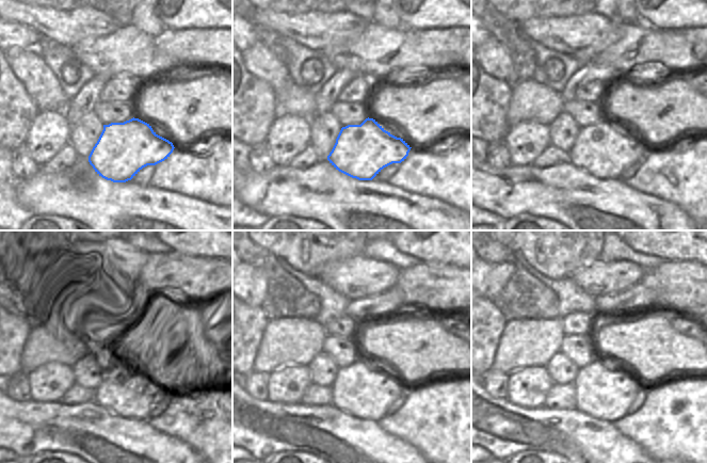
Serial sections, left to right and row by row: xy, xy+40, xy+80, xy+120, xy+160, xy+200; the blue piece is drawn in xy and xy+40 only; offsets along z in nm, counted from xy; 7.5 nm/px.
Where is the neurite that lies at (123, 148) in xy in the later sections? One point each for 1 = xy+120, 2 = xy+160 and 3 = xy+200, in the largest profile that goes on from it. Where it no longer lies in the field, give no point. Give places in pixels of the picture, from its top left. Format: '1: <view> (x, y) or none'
1: xy+120 (128, 390)
2: xy+160 (364, 392)
3: xy+200 (604, 393)

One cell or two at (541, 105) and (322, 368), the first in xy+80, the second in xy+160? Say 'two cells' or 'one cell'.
two cells

